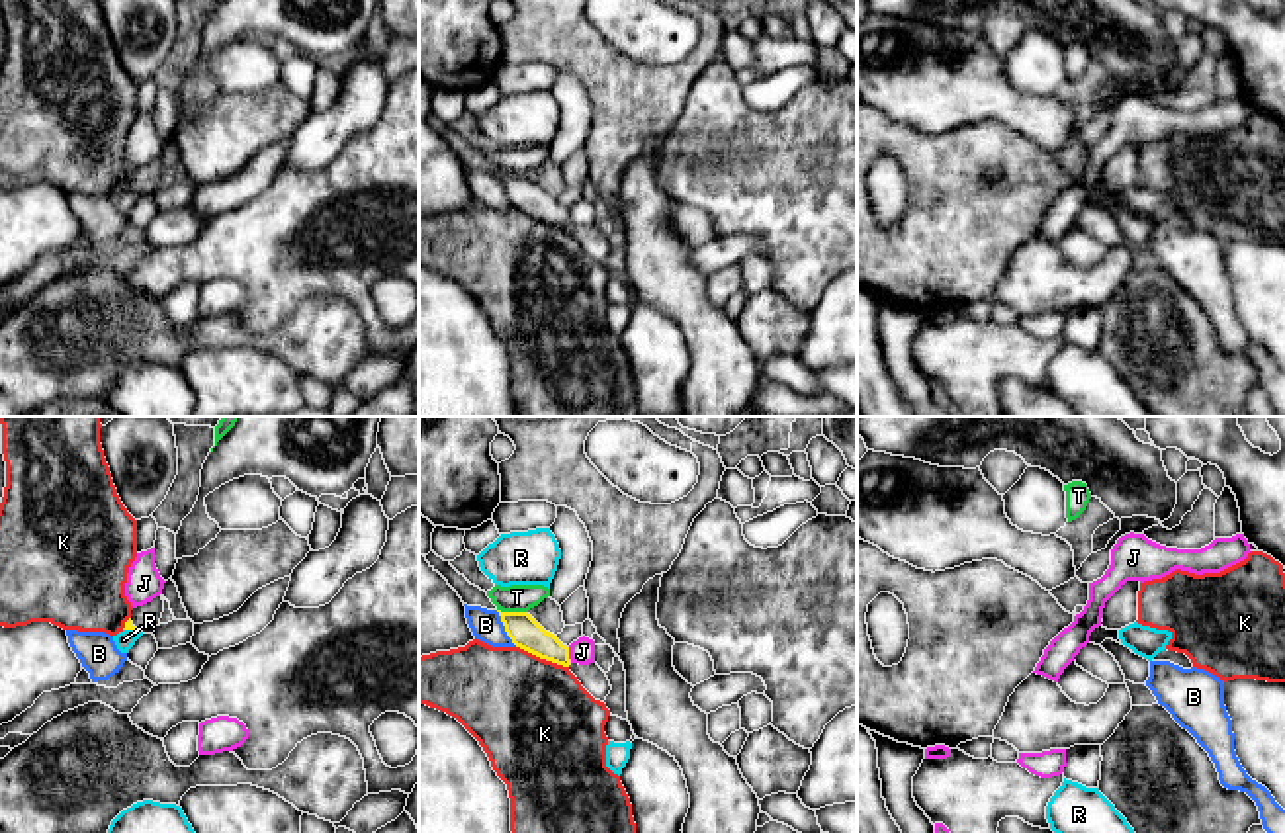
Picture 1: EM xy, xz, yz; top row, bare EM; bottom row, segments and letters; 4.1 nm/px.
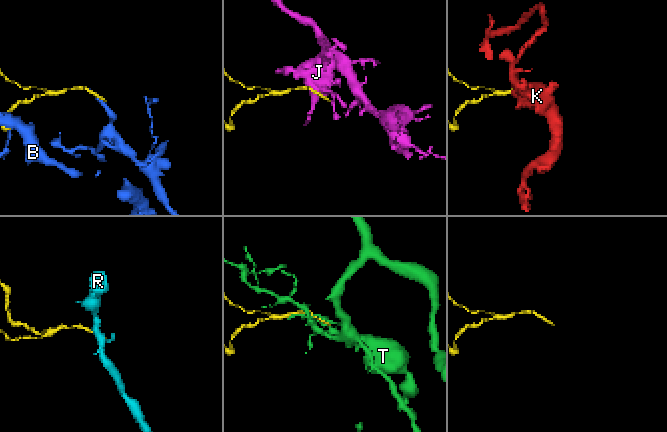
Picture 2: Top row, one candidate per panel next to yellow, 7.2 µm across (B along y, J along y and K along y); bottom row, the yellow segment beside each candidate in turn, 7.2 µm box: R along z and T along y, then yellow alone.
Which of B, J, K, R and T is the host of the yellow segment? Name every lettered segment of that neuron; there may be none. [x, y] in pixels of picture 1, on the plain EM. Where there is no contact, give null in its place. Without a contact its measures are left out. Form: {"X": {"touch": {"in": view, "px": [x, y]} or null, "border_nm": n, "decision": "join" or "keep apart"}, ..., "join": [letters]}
{"B": {"touch": {"in": "xz", "px": [505, 190]}, "border_nm": 170, "decision": "keep apart"}, "J": {"touch": {"in": "xz", "px": [568, 218]}, "border_nm": 70, "decision": "keep apart"}, "K": {"touch": {"in": "xz", "px": [542, 219]}, "border_nm": 240, "decision": "keep apart"}, "R": {"touch": {"in": "xy", "px": [130, 190]}, "border_nm": 60, "decision": "keep apart"}, "T": {"touch": {"in": "xz", "px": [513, 175]}, "border_nm": 130, "decision": "keep apart"}, "join": []}

